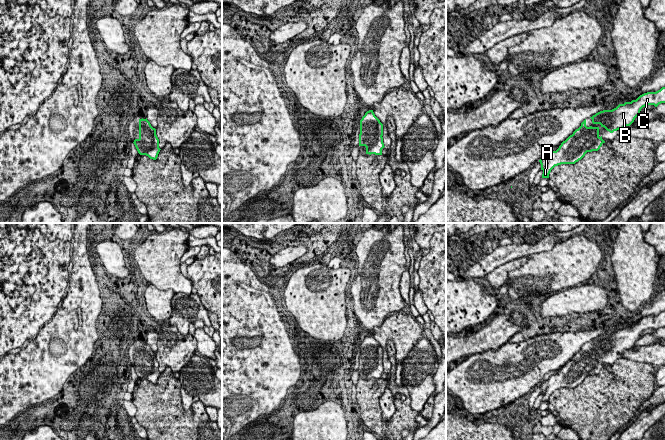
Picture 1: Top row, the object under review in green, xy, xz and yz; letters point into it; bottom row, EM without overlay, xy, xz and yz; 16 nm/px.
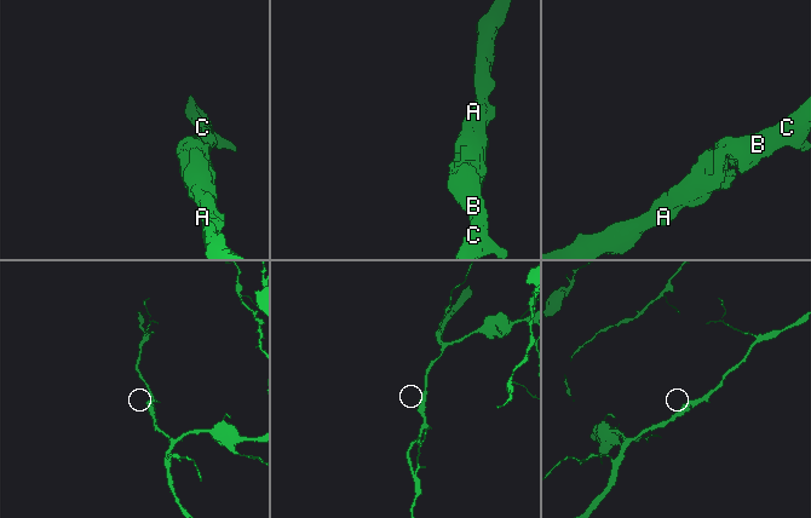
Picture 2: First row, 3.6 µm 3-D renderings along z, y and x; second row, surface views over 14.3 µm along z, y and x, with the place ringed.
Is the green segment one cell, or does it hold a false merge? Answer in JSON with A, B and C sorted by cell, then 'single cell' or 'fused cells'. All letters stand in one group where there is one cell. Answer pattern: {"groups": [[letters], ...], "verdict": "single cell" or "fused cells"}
{"groups": [["A", "B", "C"]], "verdict": "single cell"}

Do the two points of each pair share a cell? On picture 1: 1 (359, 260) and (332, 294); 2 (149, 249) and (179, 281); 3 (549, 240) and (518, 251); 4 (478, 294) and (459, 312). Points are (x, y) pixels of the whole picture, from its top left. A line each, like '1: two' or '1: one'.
1: two
2: one
3: one
4: one

